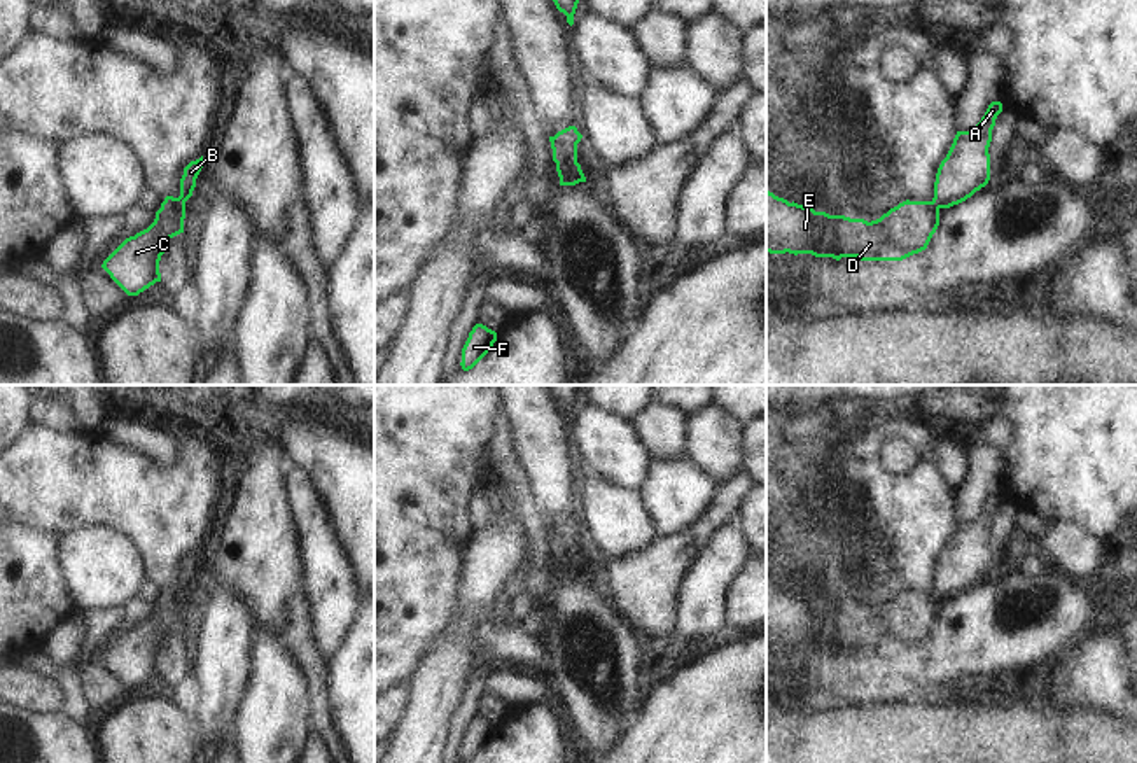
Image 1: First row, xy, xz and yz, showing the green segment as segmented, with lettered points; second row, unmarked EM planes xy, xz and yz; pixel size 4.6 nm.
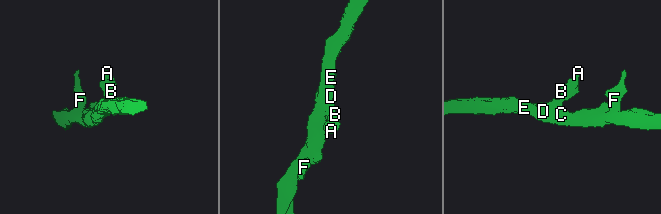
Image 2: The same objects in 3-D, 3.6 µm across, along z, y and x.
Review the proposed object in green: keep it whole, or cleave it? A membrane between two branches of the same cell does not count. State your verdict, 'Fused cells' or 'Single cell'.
Single cell.

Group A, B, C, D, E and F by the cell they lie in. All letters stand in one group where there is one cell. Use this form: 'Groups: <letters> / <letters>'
Groups: A B C D E F.

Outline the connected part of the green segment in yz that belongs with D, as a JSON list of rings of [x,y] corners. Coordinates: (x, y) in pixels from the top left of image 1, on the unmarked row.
[[[992,494],[974,520],[957,523],[938,560],[931,593],[906,592],[876,612],[815,604],[766,583],[766,644],[903,653],[925,642],[939,618],[939,602],[966,593],[988,576],[988,539],[1001,504],[1002,495]]]

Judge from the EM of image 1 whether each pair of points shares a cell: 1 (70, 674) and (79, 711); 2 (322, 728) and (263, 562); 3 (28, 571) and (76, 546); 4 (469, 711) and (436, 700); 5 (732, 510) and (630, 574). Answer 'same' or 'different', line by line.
1: same
2: same
3: different
4: different
5: same

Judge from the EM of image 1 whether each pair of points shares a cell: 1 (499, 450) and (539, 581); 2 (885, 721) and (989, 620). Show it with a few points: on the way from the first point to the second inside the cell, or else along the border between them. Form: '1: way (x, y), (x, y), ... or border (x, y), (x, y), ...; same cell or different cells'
1: way (520, 483), (541, 548); same cell
2: border (905, 699), (873, 700), (864, 706); different cells

